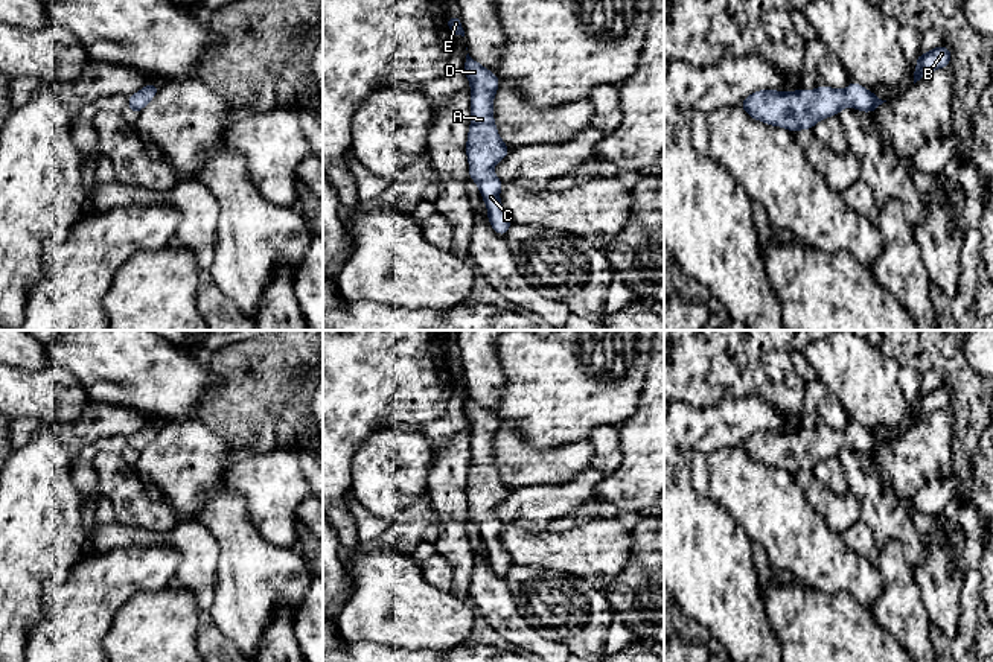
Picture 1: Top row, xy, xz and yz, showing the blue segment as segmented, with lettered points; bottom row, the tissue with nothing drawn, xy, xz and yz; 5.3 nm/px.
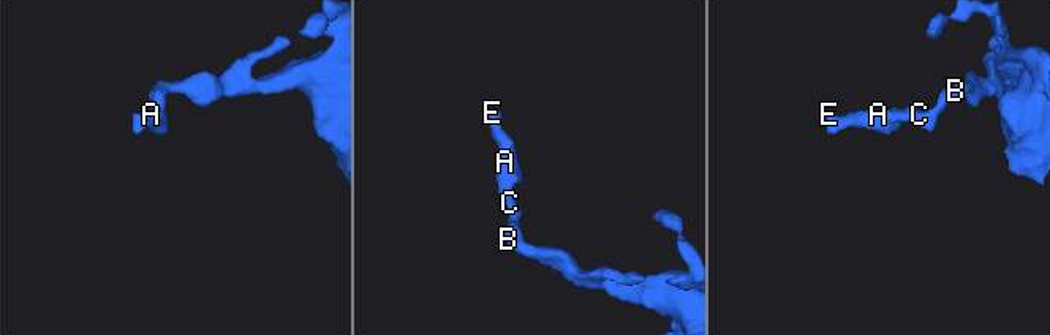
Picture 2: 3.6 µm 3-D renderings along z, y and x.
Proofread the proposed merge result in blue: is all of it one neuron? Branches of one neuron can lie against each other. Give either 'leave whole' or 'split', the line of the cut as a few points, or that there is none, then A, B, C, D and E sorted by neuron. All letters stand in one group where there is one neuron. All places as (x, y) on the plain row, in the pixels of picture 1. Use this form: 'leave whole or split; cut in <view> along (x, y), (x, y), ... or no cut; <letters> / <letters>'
leave whole; no cut; A B C D E

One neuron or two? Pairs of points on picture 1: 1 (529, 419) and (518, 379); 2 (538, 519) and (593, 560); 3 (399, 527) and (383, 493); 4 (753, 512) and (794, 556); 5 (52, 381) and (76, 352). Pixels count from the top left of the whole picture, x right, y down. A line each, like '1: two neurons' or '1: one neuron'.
1: one neuron
2: two neurons
3: two neurons
4: one neuron
5: two neurons

